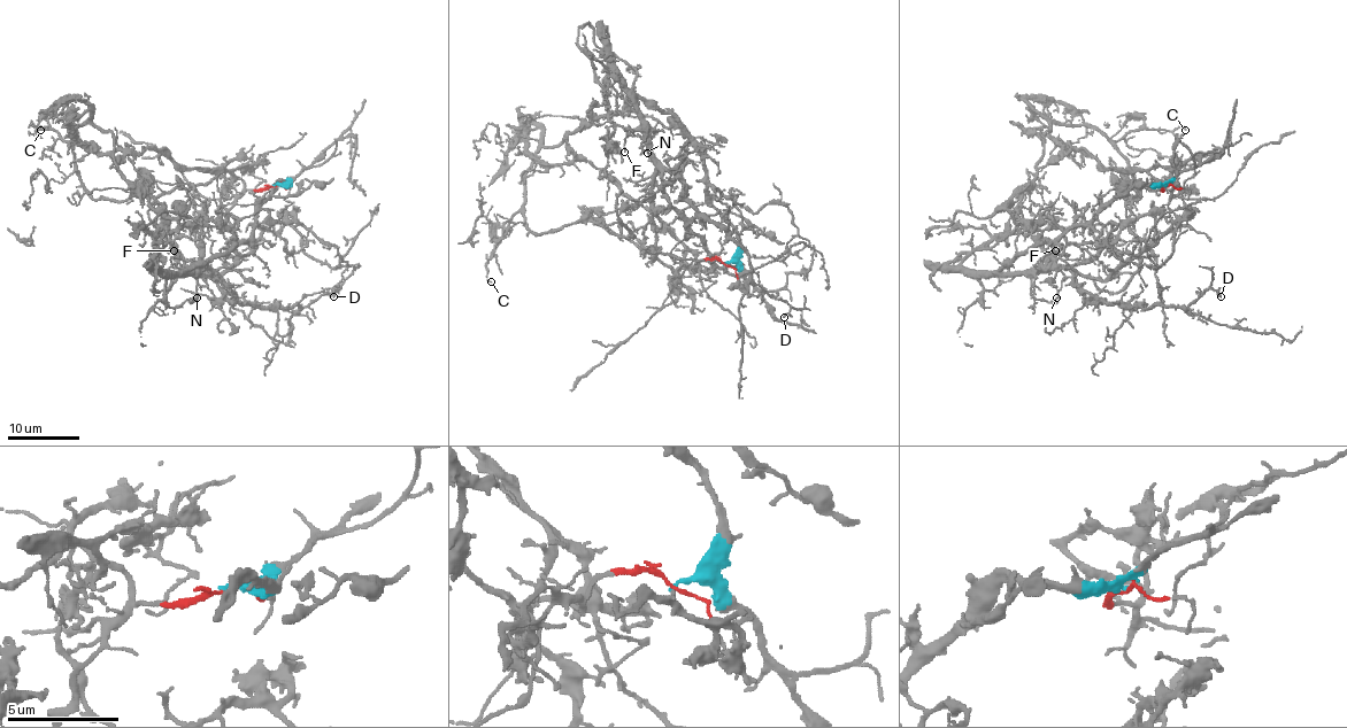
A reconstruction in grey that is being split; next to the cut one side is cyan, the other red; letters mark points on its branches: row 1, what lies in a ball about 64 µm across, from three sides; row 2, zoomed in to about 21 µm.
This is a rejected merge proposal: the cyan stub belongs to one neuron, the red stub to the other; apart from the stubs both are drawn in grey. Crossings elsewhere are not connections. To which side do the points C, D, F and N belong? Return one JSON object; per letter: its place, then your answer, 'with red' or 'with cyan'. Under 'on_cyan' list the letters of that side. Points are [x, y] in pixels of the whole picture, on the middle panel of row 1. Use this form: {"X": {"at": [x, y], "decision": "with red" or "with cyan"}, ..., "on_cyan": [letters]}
{"C": {"at": [491, 281], "decision": "with red"}, "D": {"at": [784, 317], "decision": "with cyan"}, "F": {"at": [624, 152], "decision": "with cyan"}, "N": {"at": [647, 153], "decision": "with cyan"}, "on_cyan": ["D", "F", "N"]}

